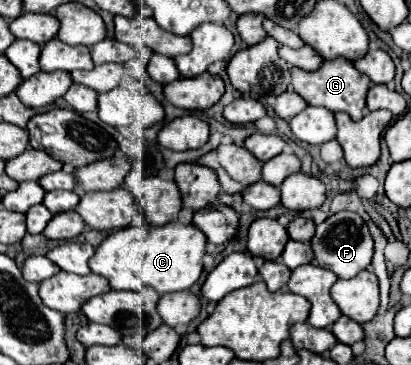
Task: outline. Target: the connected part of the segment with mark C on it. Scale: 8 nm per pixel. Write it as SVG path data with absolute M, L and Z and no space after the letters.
M145 220L144 226L140 226L140 228L128 226L128 228L122 228L122 230L112 232L112 234L96 248L96 254L90 258L90 270L92 270L94 274L104 276L104 278L110 282L110 286L112 286L114 290L136 290L136 288L142 284L142 286L152 286L158 294L168 294L168 292L188 290L188 288L200 278L200 274L202 274L202 256L204 256L204 254L206 254L206 236L204 236L204 232L200 232L196 226L192 226L192 224L182 224L182 222L178 222L178 220L172 220L172 222L168 222L168 224L162 226L150 226Z

